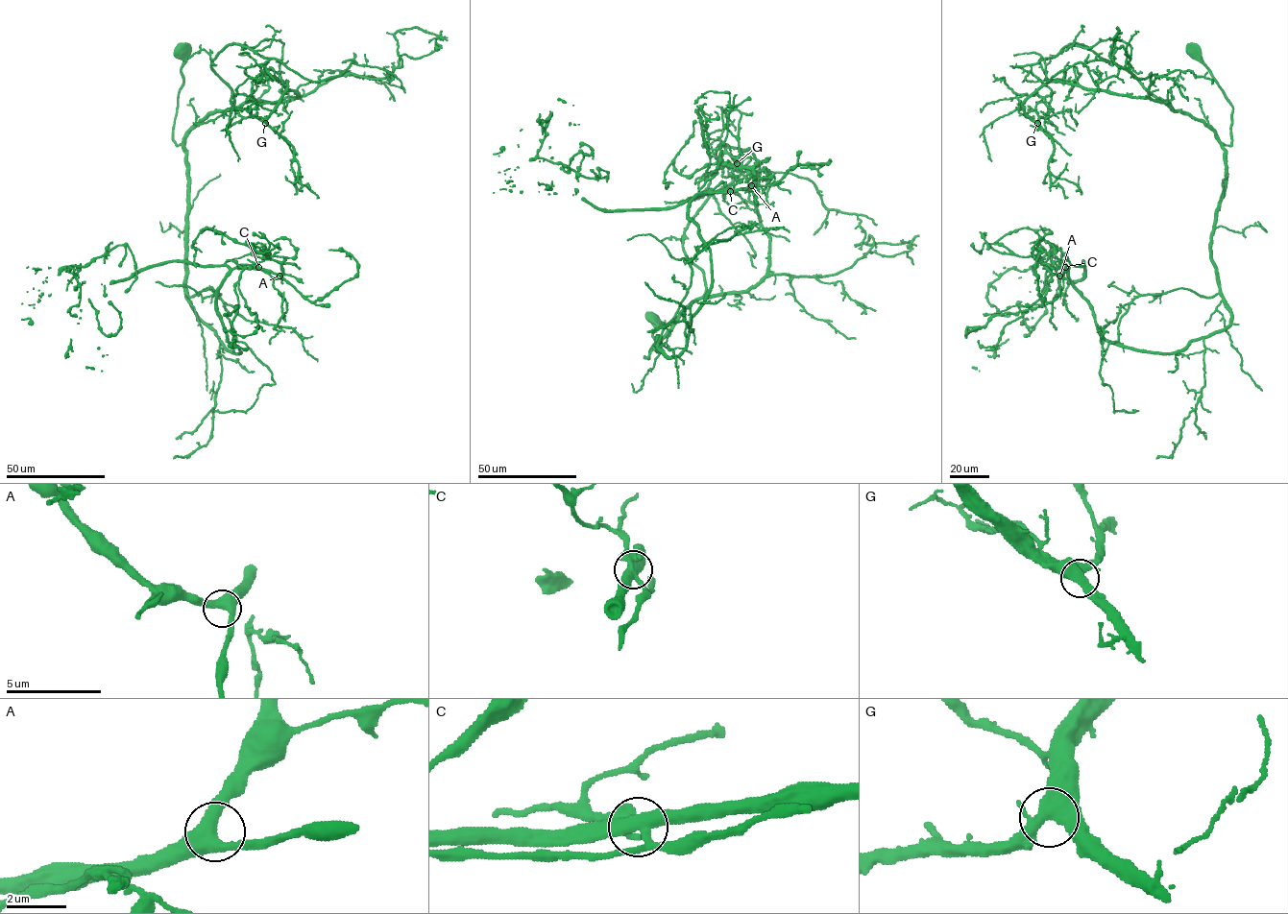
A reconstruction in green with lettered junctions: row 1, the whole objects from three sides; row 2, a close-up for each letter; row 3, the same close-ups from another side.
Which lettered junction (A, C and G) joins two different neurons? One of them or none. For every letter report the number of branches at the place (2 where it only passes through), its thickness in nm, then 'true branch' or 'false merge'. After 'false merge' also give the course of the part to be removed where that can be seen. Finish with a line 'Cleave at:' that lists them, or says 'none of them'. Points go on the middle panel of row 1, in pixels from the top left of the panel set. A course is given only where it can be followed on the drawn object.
A: branches 3; calibre 440 nm; true branch
C: branches 5; calibre 440 nm; true branch
G: branches 4; calibre 440 nm; true branch
Cleave at: none of them

